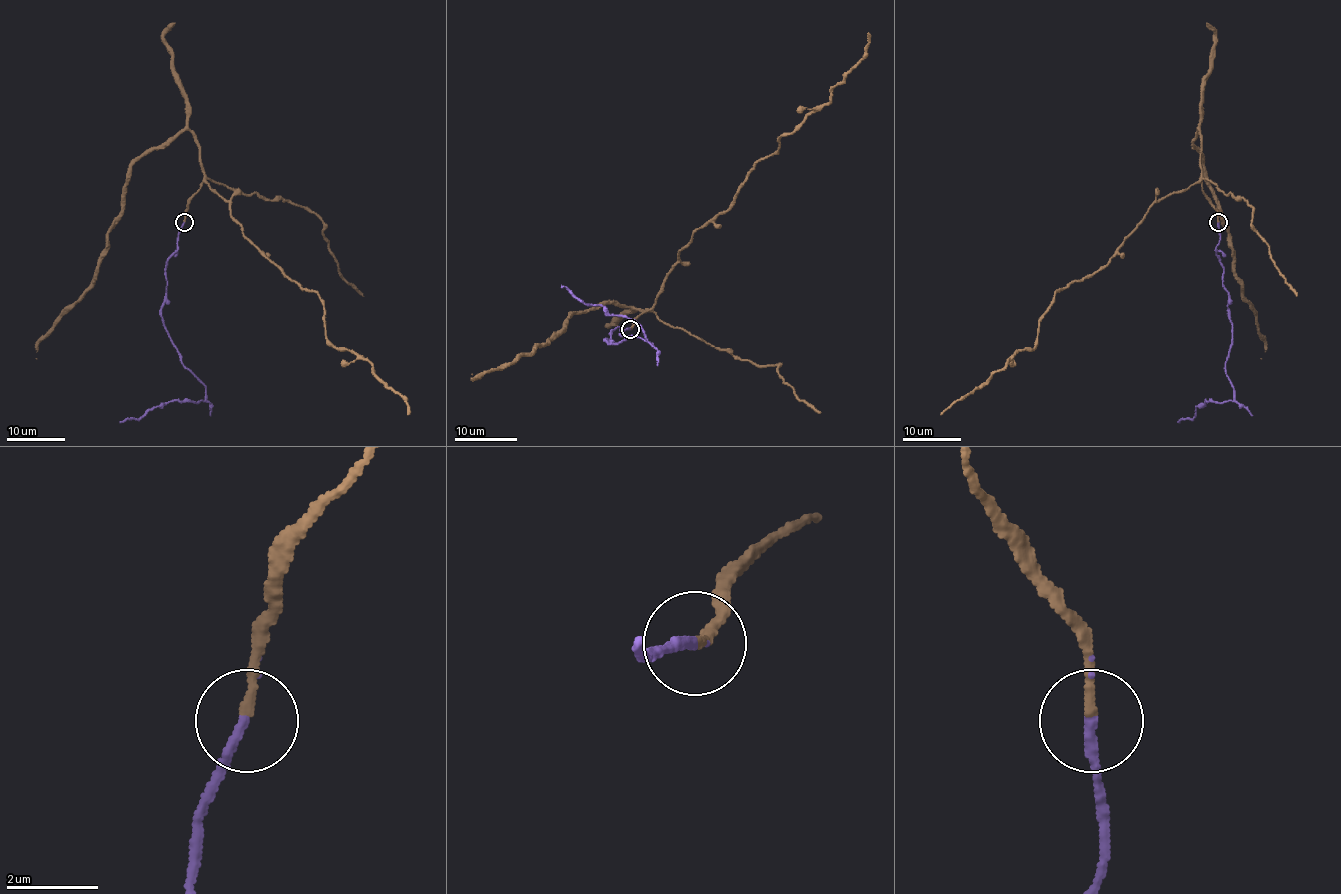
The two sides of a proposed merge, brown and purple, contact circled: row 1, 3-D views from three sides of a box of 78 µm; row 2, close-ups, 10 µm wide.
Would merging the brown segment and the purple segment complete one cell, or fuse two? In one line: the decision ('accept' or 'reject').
accept

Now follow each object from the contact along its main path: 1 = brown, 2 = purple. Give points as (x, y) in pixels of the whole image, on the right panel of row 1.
1: (1218, 221), (1218, 211), (1199, 182), (1158, 199), (1103, 268), (1055, 294), (1033, 348), (1019, 350), (940, 414)
2: (1218, 223), (1217, 256), (1231, 328), (1226, 376), (1233, 399), (1205, 401), (1192, 418), (1177, 421)

